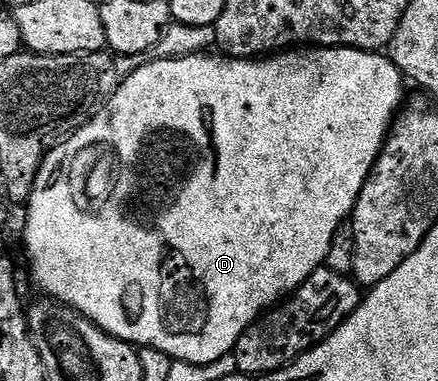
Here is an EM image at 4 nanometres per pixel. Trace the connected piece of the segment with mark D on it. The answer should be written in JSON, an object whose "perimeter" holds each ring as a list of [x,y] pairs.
{"perimeter":[[[359,48],[287,50],[282,54],[268,55],[266,58],[228,58],[223,54],[200,54],[198,56],[186,56],[180,60],[151,60],[145,66],[141,66],[141,70],[122,77],[118,88],[109,98],[106,106],[88,124],[72,132],[63,143],[56,146],[41,162],[41,170],[35,179],[31,198],[25,205],[27,225],[23,228],[23,244],[27,247],[27,260],[31,263],[31,276],[35,279],[36,286],[43,291],[42,295],[44,297],[72,308],[80,316],[93,321],[102,332],[116,336],[118,340],[124,340],[126,344],[132,346],[165,350],[165,354],[169,354],[174,361],[184,360],[190,364],[208,364],[209,362],[217,362],[217,358],[222,356],[232,355],[235,351],[237,338],[241,338],[241,334],[245,334],[245,330],[249,325],[255,323],[264,312],[274,308],[276,304],[290,296],[292,292],[296,292],[305,282],[305,278],[309,278],[309,274],[313,274],[317,269],[324,267],[334,235],[337,234],[337,230],[342,224],[348,223],[357,198],[377,162],[384,142],[387,140],[391,125],[404,103],[403,84],[405,85],[405,77],[403,73],[397,70],[397,66],[390,58],[379,52],[363,52]]]}

